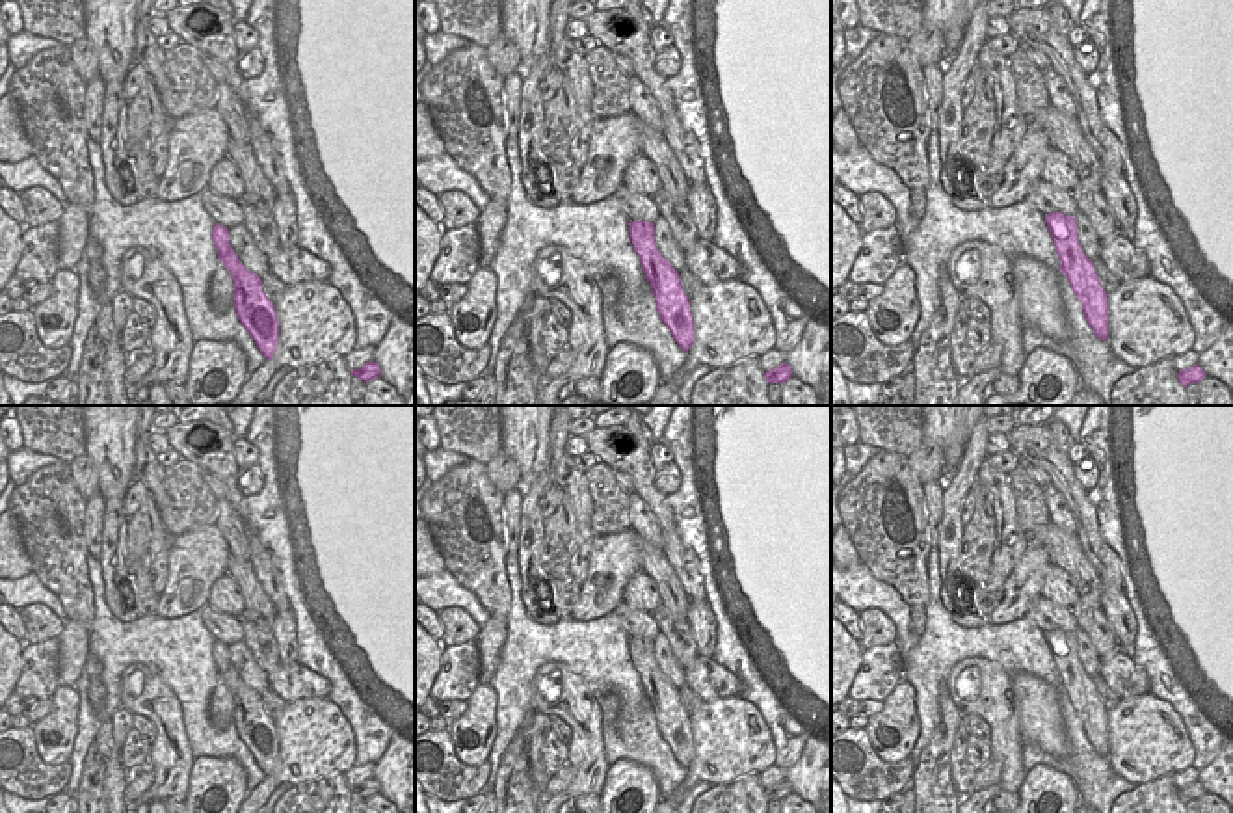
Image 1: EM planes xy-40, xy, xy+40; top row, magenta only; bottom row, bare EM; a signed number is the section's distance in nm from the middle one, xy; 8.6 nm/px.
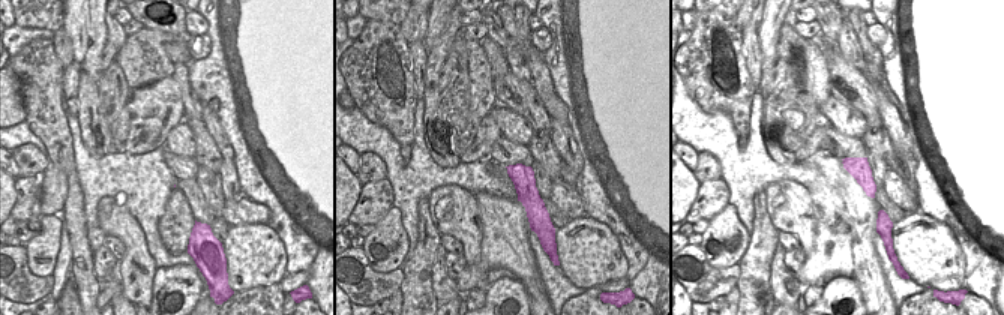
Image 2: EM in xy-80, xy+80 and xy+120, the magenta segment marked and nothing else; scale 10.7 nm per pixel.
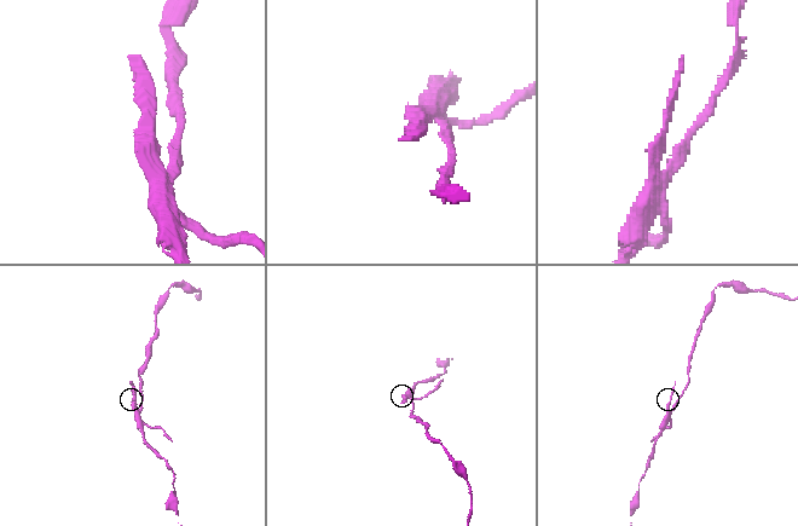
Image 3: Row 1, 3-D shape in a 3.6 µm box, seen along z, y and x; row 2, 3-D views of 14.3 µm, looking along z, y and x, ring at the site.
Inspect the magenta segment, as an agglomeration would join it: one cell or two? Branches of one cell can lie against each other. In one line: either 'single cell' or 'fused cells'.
fused cells

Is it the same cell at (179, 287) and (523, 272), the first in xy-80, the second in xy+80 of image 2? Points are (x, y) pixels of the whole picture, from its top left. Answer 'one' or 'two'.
two

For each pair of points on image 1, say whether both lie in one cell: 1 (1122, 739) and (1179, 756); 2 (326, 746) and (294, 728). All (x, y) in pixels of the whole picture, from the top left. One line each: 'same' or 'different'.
1: same
2: same

